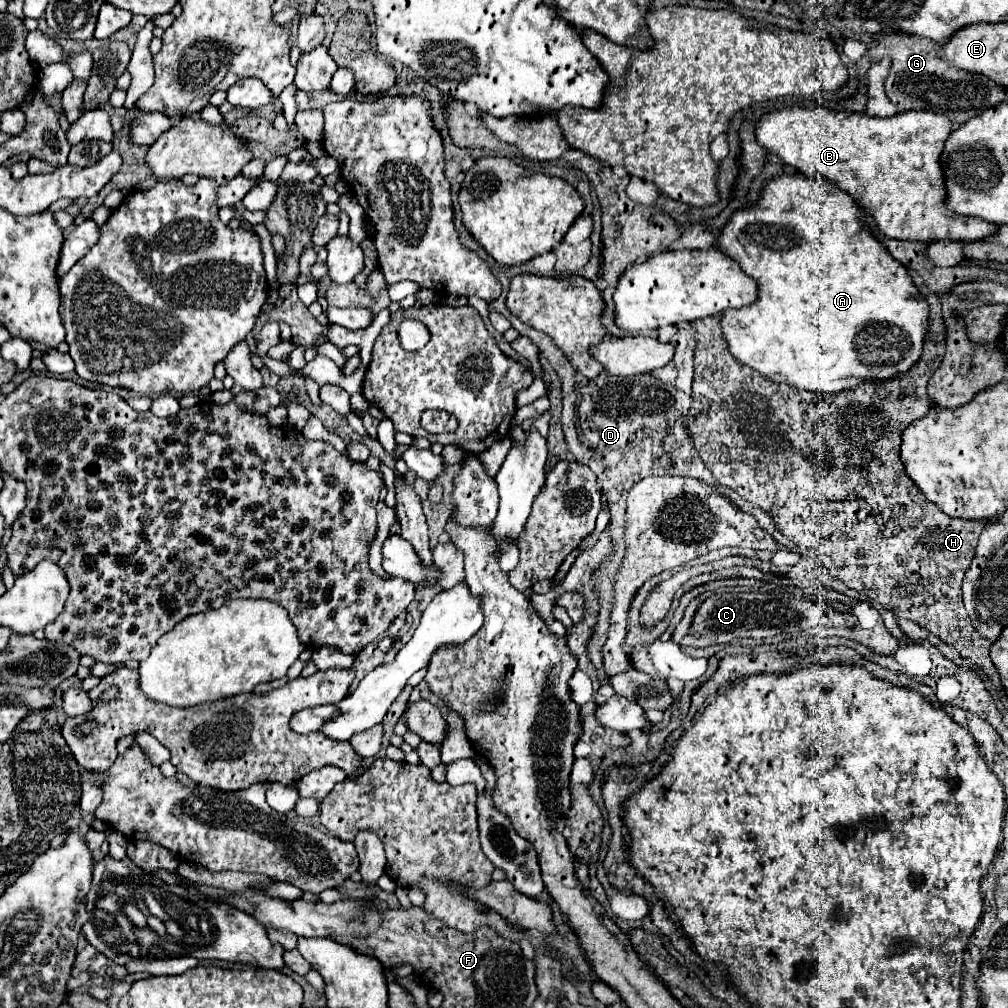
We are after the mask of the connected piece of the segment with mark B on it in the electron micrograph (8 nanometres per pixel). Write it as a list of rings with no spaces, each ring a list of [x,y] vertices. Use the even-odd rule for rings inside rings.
[[[818,106],[816,108],[786,107],[765,114],[755,130],[757,142],[773,156],[781,158],[787,166],[793,166],[797,172],[807,176],[825,178],[843,188],[863,210],[867,210],[879,230],[887,238],[913,240],[913,242],[935,242],[935,240],[985,240],[987,236],[997,234],[999,226],[985,222],[973,216],[955,214],[945,206],[945,174],[941,170],[941,154],[947,136],[951,134],[953,124],[947,116],[919,110],[919,112],[901,112],[891,118],[877,118],[859,112],[835,112]]]

